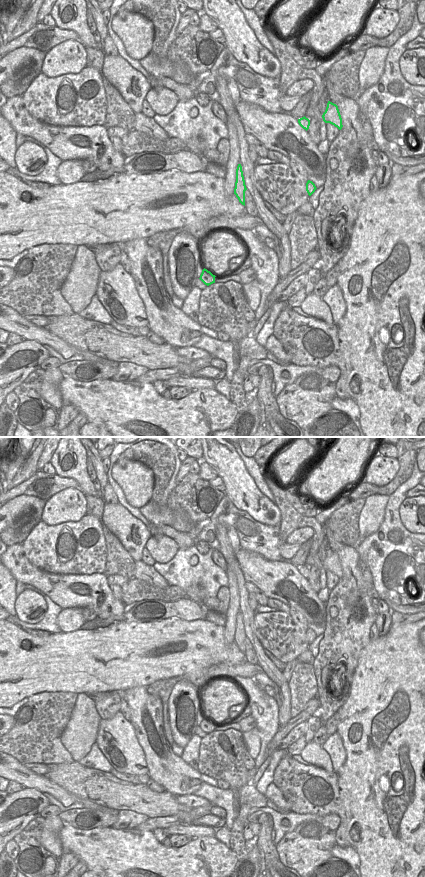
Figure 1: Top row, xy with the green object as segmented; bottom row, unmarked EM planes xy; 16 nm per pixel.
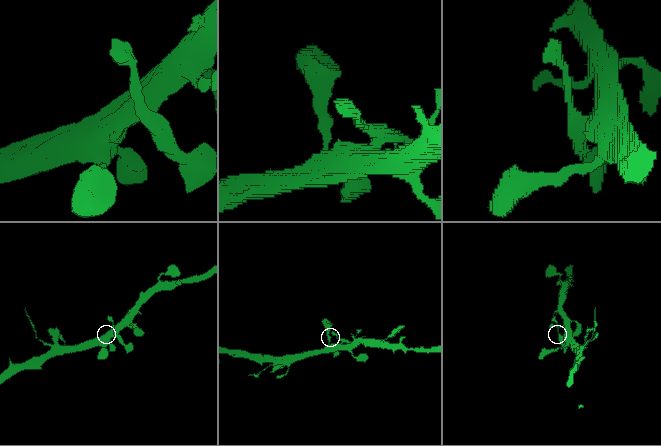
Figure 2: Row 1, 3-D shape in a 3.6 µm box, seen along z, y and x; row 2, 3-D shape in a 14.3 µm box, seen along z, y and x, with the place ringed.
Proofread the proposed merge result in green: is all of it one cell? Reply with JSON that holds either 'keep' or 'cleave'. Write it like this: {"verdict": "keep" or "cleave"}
{"verdict": "keep"}

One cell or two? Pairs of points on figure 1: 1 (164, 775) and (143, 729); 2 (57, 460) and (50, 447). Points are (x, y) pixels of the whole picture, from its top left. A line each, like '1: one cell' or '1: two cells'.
1: one cell
2: two cells

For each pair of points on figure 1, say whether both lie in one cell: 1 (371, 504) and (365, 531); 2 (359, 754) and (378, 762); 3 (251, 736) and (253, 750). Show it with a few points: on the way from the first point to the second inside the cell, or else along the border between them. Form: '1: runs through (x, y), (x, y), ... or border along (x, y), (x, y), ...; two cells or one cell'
1: runs through (371, 511), (368, 524); one cell
2: runs through (364, 754), (370, 754), (373, 757); one cell
3: runs through (251, 739), (253, 747); one cell

